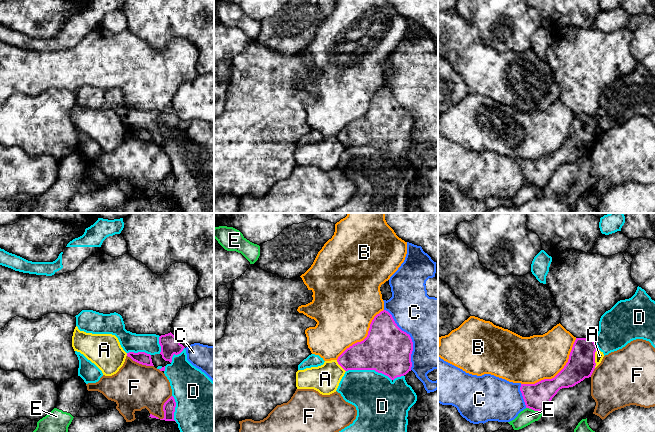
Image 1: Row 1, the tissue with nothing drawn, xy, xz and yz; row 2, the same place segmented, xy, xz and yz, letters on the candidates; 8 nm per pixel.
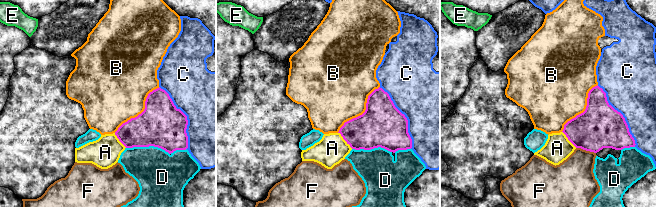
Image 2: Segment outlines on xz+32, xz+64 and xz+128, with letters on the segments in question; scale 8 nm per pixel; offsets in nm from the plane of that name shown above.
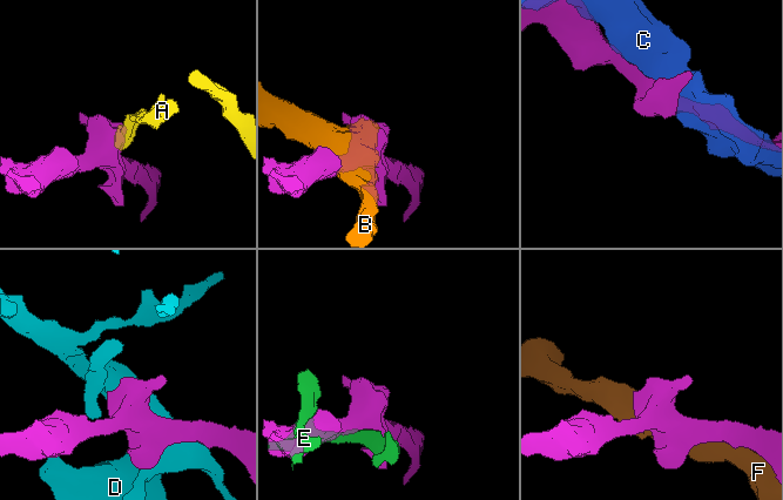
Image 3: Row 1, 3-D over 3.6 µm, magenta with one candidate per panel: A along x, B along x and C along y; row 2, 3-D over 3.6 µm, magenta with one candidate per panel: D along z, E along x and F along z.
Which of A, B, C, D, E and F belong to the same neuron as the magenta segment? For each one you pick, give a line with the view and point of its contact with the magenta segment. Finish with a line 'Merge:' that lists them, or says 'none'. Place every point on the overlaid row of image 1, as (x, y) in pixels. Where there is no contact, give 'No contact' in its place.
Merge: none

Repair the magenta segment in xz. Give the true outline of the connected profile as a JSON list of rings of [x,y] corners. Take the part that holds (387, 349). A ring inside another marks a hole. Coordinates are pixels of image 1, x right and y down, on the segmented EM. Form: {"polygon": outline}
{"polygon": [[[383,310],[372,320],[367,337],[363,341],[357,342],[347,348],[338,357],[337,362],[345,371],[375,370],[394,380],[411,371],[412,351],[413,342],[410,335],[397,326],[388,311]]]}

